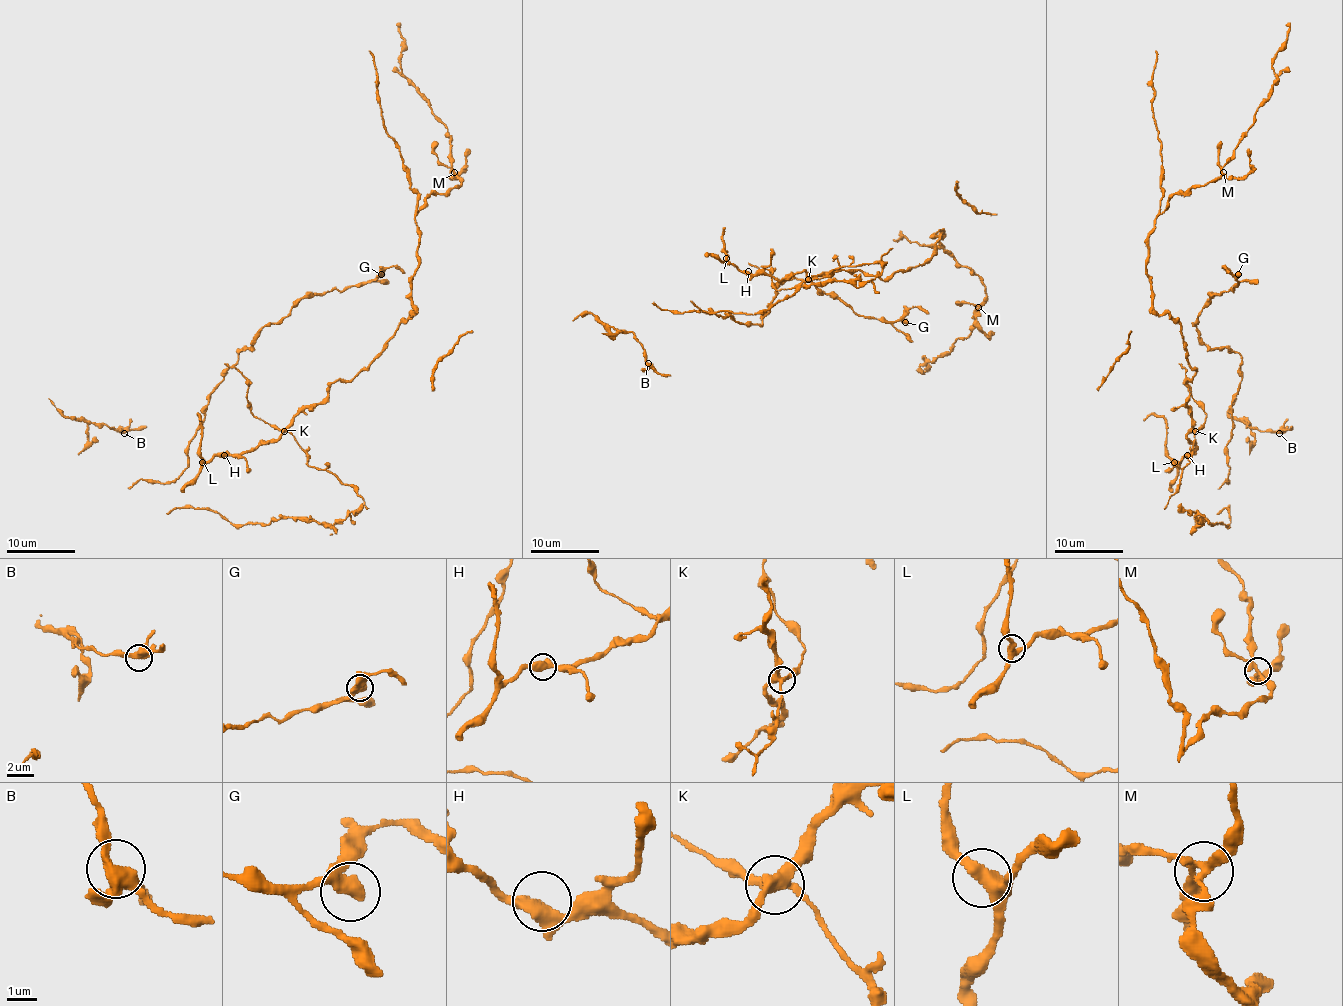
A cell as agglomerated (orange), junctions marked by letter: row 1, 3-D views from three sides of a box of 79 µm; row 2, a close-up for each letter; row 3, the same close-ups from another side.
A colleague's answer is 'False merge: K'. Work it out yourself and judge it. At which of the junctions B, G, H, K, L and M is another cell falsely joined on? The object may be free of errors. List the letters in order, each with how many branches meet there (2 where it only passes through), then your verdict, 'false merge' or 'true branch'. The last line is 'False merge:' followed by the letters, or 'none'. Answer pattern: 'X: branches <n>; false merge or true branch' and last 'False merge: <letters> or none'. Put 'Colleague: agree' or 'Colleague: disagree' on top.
Colleague: agree
B: branches 4; true branch
G: branches 3; true branch
H: branches 3; true branch
K: branches 4; false merge
L: branches 3; true branch
M: branches 4; true branch
False merge: K

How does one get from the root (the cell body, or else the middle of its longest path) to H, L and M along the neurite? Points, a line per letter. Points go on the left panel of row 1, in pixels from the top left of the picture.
H: (347, 486), (332, 474), (311, 467), (306, 451), (287, 431), (255, 448), (236, 455), (224, 455)
L: (347, 486), (332, 474), (311, 467), (306, 451), (287, 431), (236, 455), (216, 455), (202, 462)
M: (347, 486), (308, 463), (289, 422), (362, 371), (413, 312), (415, 213), (461, 184), (454, 172)

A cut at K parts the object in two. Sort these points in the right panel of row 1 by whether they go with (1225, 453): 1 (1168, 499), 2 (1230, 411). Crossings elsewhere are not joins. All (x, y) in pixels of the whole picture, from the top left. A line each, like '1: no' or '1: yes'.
1: no
2: yes

